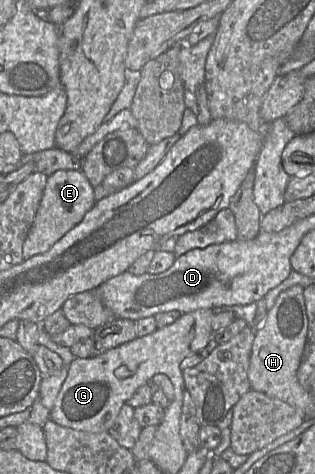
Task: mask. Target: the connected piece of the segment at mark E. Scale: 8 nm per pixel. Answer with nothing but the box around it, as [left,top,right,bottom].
[22,170,95,259]

